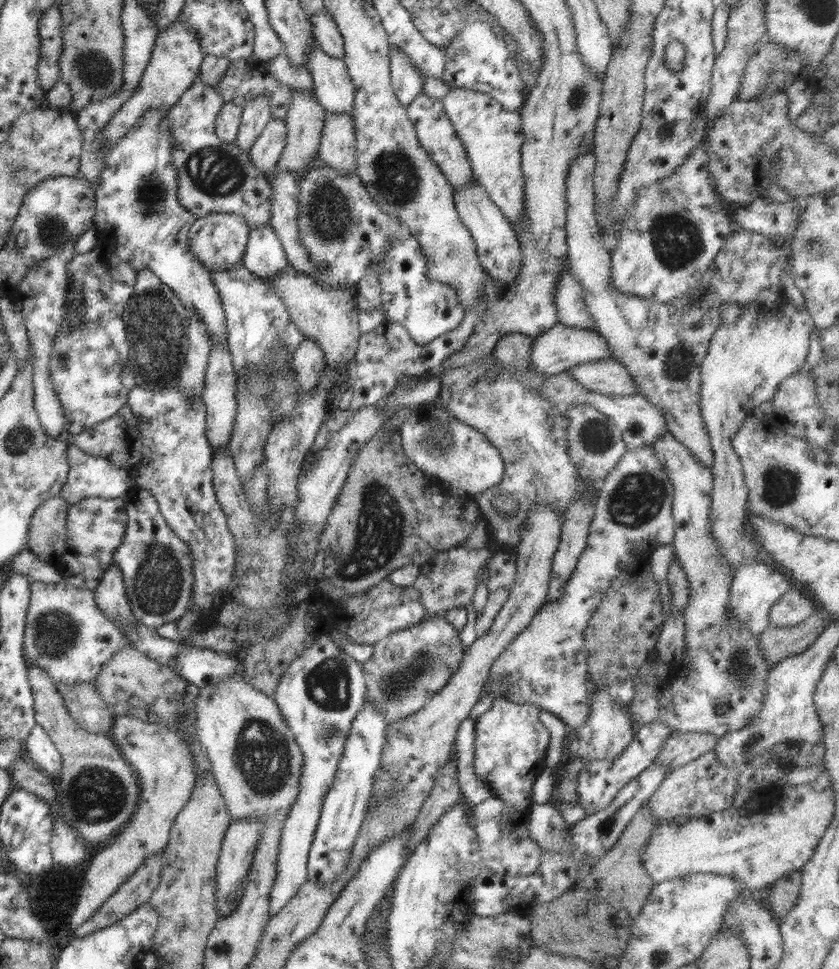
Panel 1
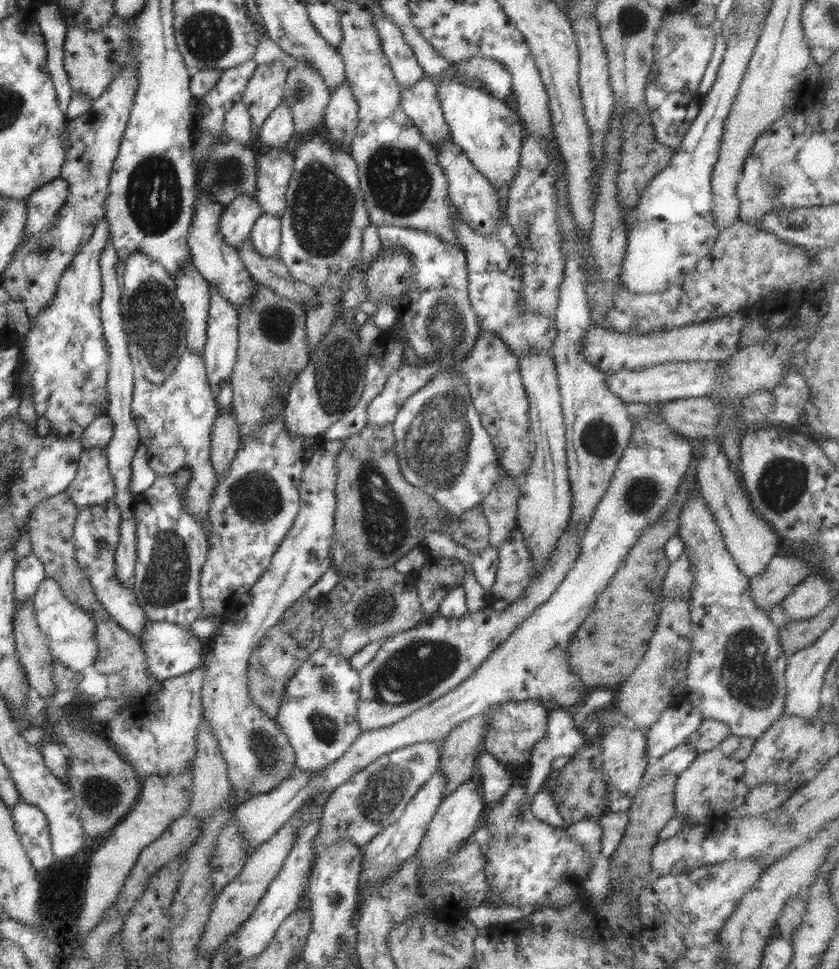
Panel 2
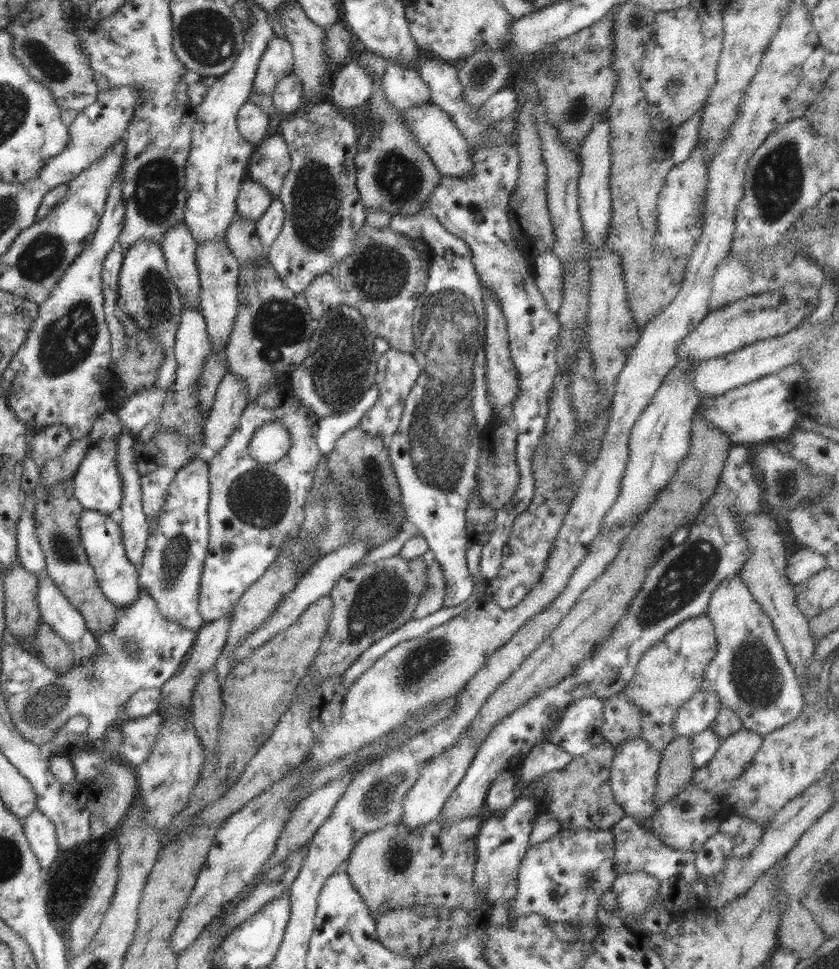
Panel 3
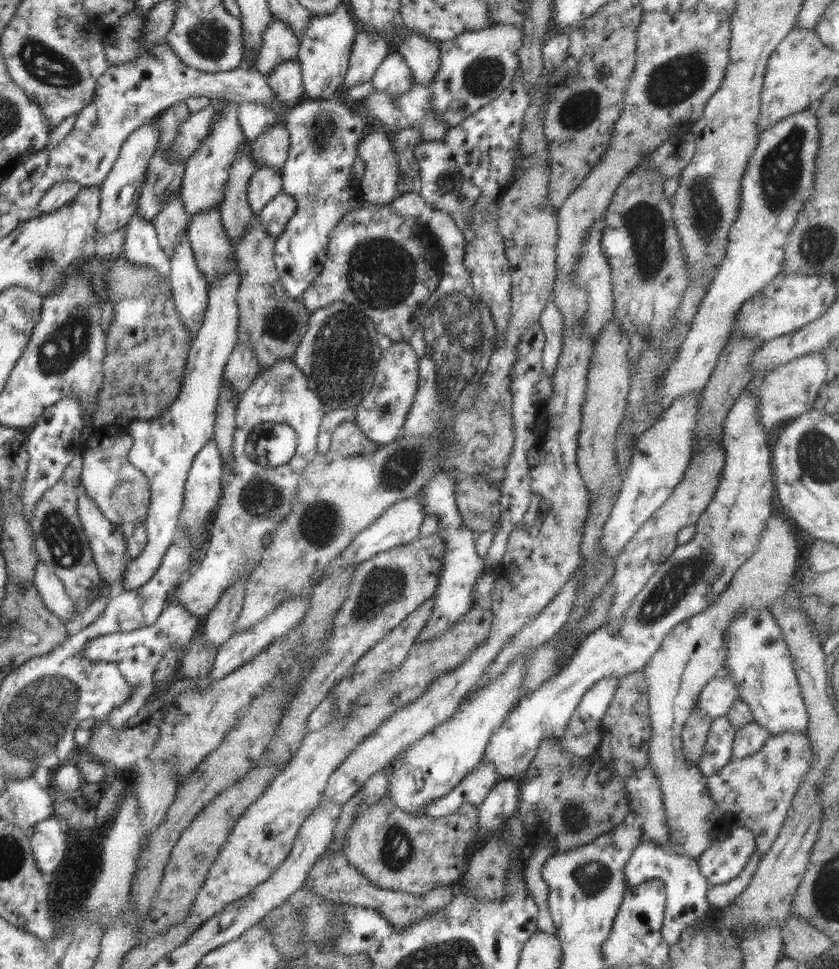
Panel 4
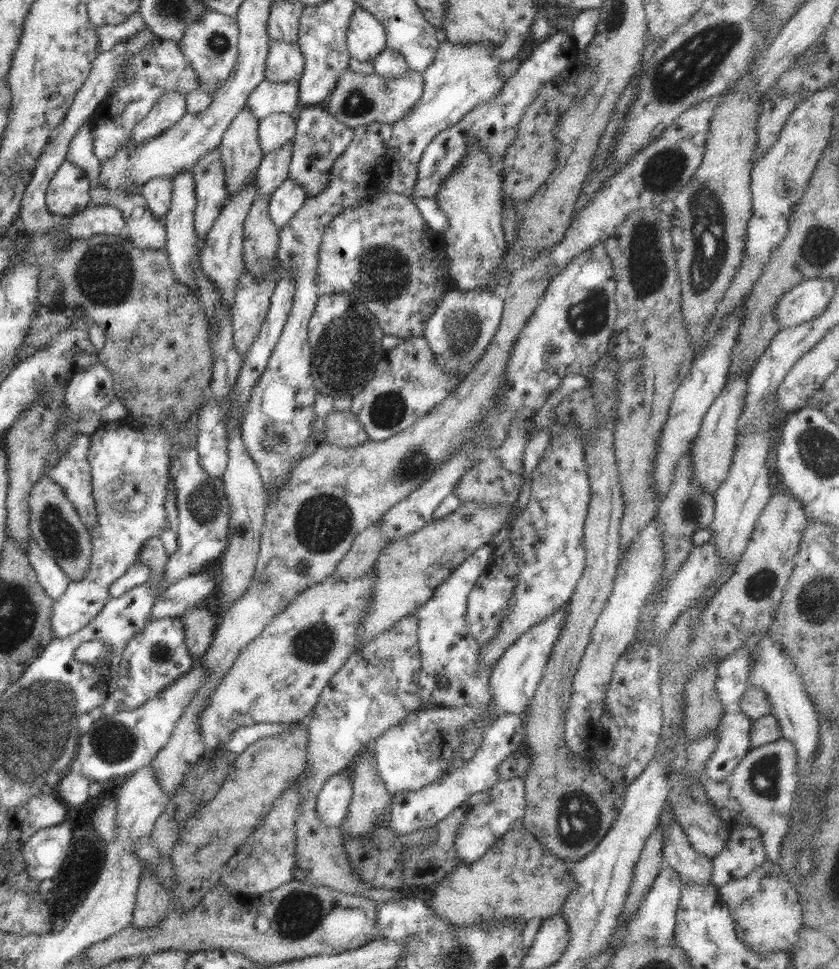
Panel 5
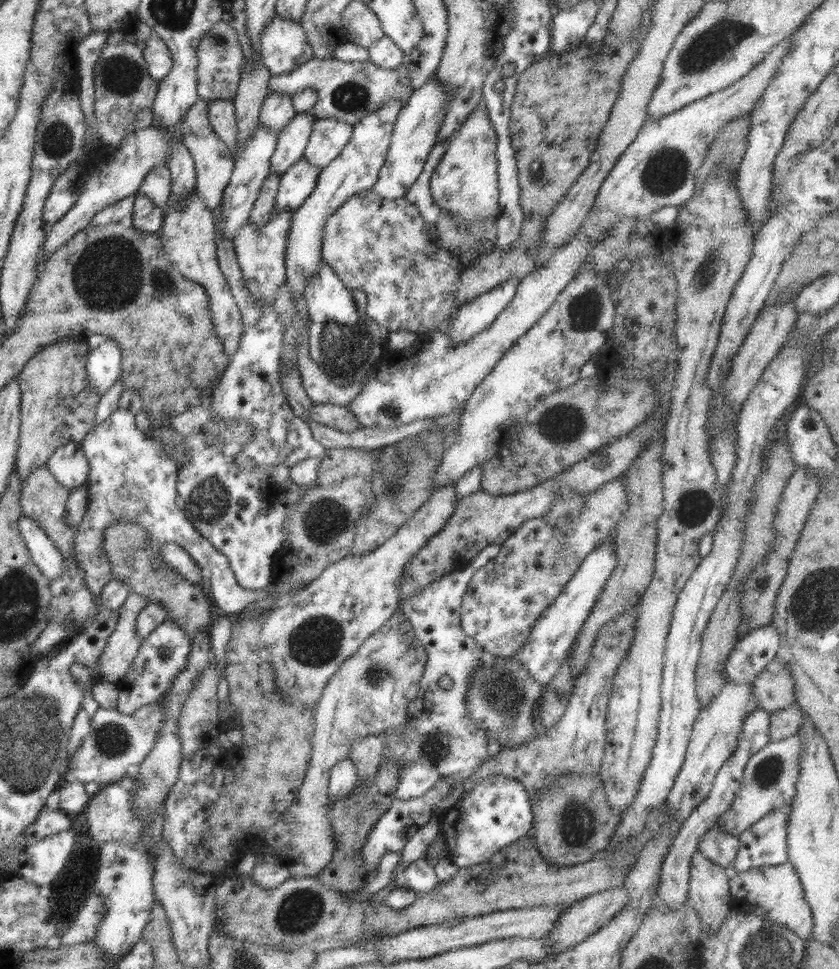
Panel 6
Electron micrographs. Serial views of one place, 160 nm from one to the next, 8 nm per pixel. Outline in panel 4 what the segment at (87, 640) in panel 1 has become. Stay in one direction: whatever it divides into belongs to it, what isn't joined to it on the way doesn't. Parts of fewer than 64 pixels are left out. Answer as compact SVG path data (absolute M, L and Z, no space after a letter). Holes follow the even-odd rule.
M41 560L37 564L36 571L34 571L33 582L44 606L52 614L58 616L61 621L67 622L73 616L76 604L66 593L62 581L52 570L48 570L47 565Z

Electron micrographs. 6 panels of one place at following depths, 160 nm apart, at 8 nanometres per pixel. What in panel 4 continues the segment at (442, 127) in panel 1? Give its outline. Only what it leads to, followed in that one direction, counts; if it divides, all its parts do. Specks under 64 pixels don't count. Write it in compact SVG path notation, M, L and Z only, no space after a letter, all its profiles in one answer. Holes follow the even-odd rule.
M394 49L384 57L370 81L378 92L396 97L406 95L415 82L405 58Z

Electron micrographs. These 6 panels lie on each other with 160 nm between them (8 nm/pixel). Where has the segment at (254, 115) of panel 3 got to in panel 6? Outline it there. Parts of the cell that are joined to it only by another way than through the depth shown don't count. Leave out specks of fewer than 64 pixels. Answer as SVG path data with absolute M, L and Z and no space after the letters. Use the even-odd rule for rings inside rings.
M313 57L292 72L273 75L268 80L268 91L293 95L295 92L311 88L316 91L318 101L312 109L317 119L333 119L352 126L362 117L380 109L388 98L412 94L407 65L395 69L378 68L369 60L366 62L344 62L336 58Z

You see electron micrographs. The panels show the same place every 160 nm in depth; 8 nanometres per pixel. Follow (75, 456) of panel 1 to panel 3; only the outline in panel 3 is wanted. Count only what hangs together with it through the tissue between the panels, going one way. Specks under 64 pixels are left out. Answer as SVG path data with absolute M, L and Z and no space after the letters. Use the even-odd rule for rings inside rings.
M118 440L102 441L94 444L92 442L80 467L76 470L74 477L74 496L83 507L86 514L108 517L115 510L120 509L124 500L124 481L118 473Z

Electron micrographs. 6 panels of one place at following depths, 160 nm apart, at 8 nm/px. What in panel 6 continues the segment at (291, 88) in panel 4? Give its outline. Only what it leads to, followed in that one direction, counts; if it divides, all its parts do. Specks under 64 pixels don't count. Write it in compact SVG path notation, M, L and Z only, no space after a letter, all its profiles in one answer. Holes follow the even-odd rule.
M273 14L260 35L261 63L272 75L292 72L314 57L308 37L300 22Z

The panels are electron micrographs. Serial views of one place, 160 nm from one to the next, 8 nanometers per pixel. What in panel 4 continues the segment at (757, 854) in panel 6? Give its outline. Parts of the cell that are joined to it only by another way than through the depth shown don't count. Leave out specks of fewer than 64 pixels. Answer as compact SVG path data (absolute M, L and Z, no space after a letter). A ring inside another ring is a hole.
M734 827L697 858L700 872L711 886L729 882L744 870L756 847L754 835L749 827Z

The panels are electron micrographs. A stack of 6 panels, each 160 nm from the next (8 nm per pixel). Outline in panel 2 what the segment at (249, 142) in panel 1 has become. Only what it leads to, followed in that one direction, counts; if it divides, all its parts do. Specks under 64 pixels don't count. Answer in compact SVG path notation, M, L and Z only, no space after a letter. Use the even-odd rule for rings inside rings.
M274 61L270 65L257 66L248 80L242 104L248 107L254 136L258 136L266 118L283 100L287 74L286 67Z

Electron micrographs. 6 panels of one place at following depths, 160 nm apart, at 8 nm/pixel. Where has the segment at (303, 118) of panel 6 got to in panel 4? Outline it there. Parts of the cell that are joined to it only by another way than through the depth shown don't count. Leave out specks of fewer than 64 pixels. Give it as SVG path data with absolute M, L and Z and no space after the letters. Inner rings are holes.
M258 166L250 177L247 188L248 204L255 213L261 210L282 191L282 177L279 168Z

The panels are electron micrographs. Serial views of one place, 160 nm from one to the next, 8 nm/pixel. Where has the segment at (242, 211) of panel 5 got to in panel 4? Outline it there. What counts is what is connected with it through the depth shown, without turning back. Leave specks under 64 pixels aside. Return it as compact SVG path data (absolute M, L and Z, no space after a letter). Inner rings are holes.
M228 239L228 244L232 246L231 266L225 274L217 276L213 282L208 282L208 304L206 307L205 317L197 330L197 334L192 340L191 347L187 356L183 383L180 387L177 399L164 410L159 418L152 418L150 421L142 421L138 419L130 420L126 426L130 437L132 437L132 448L128 452L128 461L132 467L140 470L148 483L150 484L150 508L148 508L148 516L144 525L147 530L147 543L144 550L137 556L129 559L125 565L125 573L122 574L122 590L133 590L140 588L154 576L158 571L160 563L164 560L164 555L170 545L173 543L177 533L178 520L180 520L180 512L184 508L184 491L186 480L196 455L200 450L204 449L204 445L214 437L215 418L217 415L217 404L221 395L221 383L223 382L223 374L227 360L230 358L231 352L234 350L238 340L238 323L239 308L236 302L238 287L240 286L240 273L237 268L236 243L232 243Z

